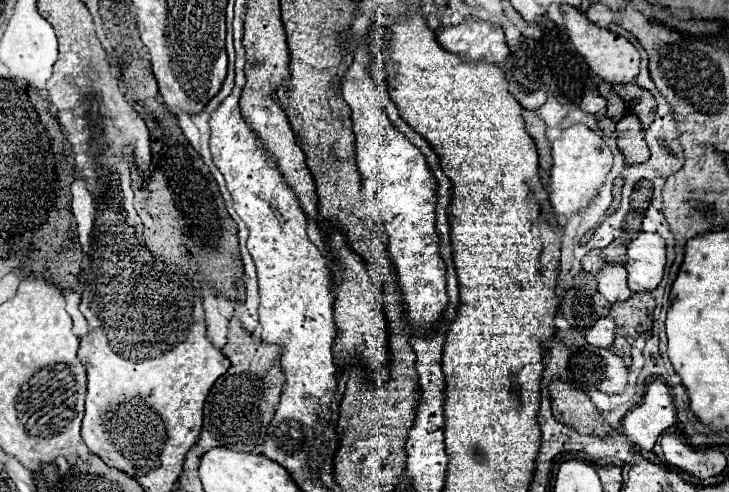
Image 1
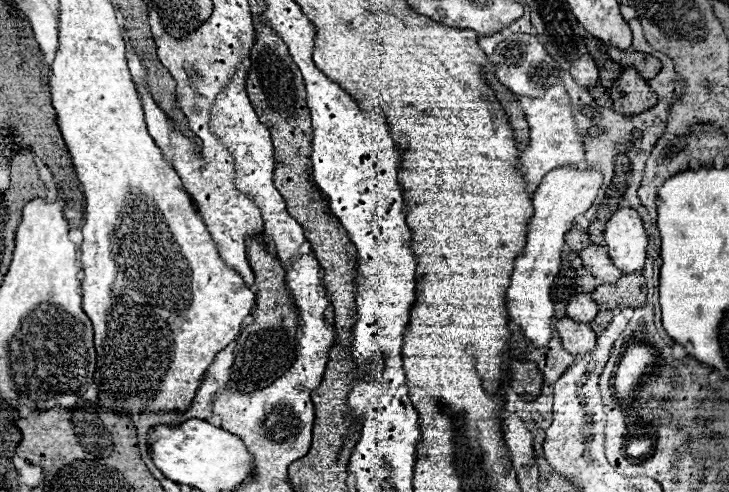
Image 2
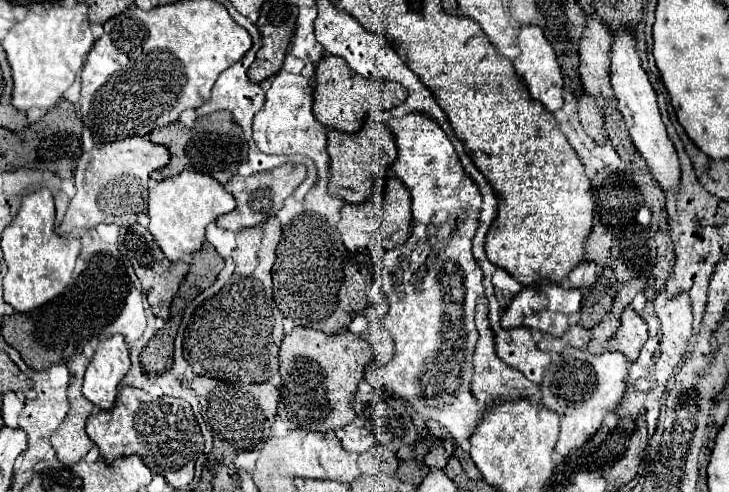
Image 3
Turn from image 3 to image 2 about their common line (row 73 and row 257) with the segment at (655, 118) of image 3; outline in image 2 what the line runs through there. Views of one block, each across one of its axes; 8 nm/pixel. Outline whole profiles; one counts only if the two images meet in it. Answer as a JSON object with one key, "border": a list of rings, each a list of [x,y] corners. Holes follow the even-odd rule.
{"border":[[[618,208],[606,222],[604,238],[616,268],[620,268],[624,274],[644,268],[648,238],[636,210]]]}

